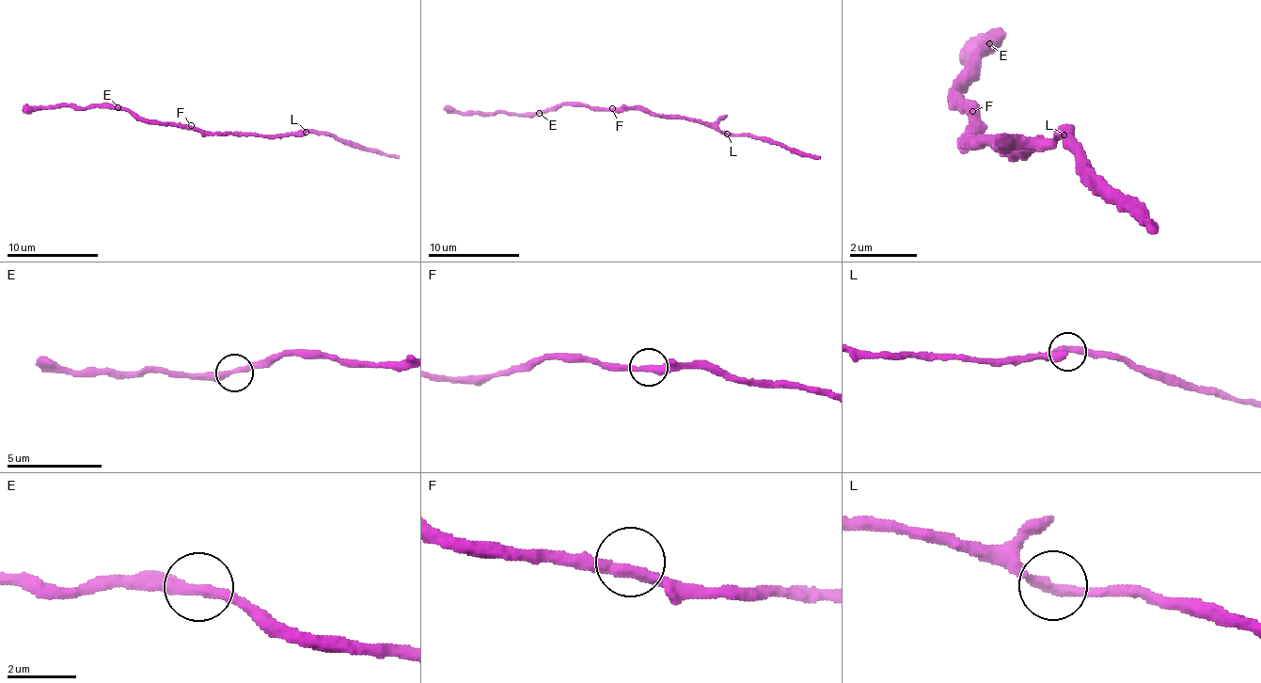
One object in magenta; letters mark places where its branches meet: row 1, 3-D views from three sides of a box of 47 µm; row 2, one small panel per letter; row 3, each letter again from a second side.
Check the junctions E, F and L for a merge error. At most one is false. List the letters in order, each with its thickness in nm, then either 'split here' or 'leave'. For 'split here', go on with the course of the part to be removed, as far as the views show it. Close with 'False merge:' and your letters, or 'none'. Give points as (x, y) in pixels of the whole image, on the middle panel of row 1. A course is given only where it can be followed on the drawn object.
E: 320 nm thick; leave
F: 320 nm thick; leave
L: 300 nm thick; leave
False merge: none

